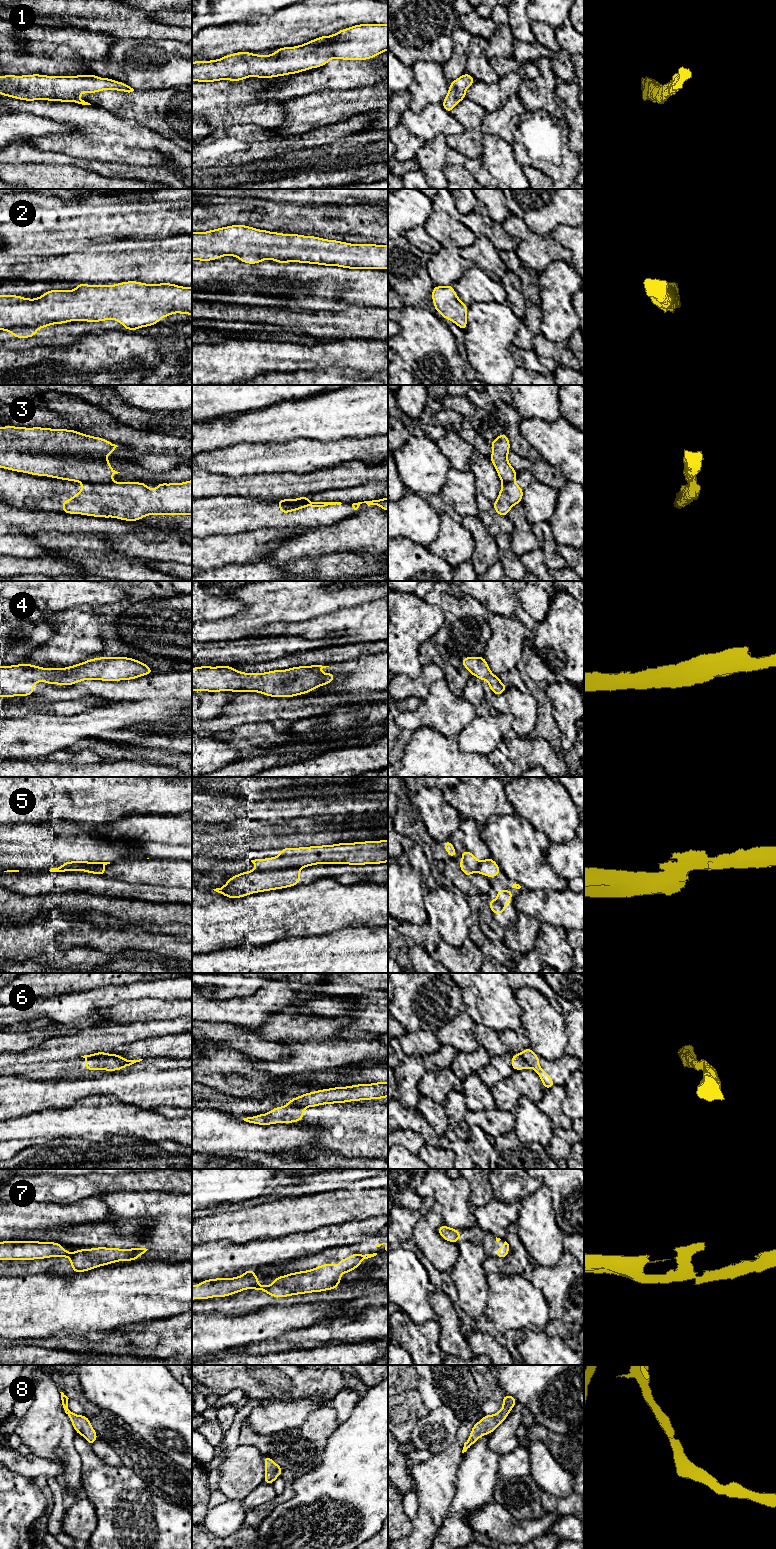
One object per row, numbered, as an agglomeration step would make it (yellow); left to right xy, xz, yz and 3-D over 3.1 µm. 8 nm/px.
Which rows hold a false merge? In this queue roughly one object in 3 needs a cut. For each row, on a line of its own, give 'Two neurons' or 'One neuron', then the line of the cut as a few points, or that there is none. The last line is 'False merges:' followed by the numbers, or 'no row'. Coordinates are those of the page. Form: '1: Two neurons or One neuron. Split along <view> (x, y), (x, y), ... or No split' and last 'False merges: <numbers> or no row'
1: One neuron. No split
2: One neuron. No split
3: Two neurons. Split along xy (82, 481), (111, 482)
4: One neuron. No split
5: Two neurons. Split along xz (299, 868), (257, 870)
6: Two neurons. Split along xy (107, 1053), (88, 1056), (85, 1059)
7: Two neurons. Split along xy (69, 1252), (58, 1256)
8: One neuron. No split
False merges: 3, 5, 6, 7

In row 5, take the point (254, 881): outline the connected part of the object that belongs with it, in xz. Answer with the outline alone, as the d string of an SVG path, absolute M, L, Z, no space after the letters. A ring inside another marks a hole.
M299 868L250 870L229 878L224 886L213 890L228 898L235 899L298 884L300 884Z

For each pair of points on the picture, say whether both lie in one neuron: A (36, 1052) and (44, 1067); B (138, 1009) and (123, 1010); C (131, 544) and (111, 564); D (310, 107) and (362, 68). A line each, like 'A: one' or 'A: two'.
A: one
B: one
C: two
D: two

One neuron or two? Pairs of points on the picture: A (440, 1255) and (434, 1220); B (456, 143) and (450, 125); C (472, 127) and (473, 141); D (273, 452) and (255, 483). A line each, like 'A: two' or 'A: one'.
A: one
B: two
C: one
D: two

